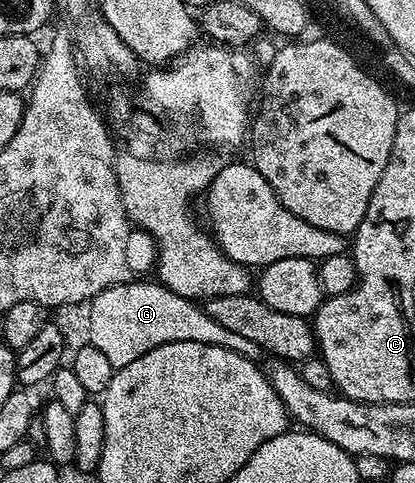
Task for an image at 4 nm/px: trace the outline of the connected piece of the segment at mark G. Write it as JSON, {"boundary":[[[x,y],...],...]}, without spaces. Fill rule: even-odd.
{"boundary":[[[157,281],[134,282],[112,285],[90,300],[92,319],[90,346],[100,349],[100,353],[104,353],[108,361],[112,361],[115,369],[132,365],[136,357],[144,357],[144,353],[160,349],[160,345],[168,345],[172,341],[196,341],[204,345],[216,345],[232,349],[255,361],[263,358],[264,352],[260,345],[256,345],[256,341],[247,341],[246,338],[240,337],[240,333],[231,333],[230,330],[224,329],[220,321],[212,321],[205,306],[199,305],[195,300],[180,297]]]}

